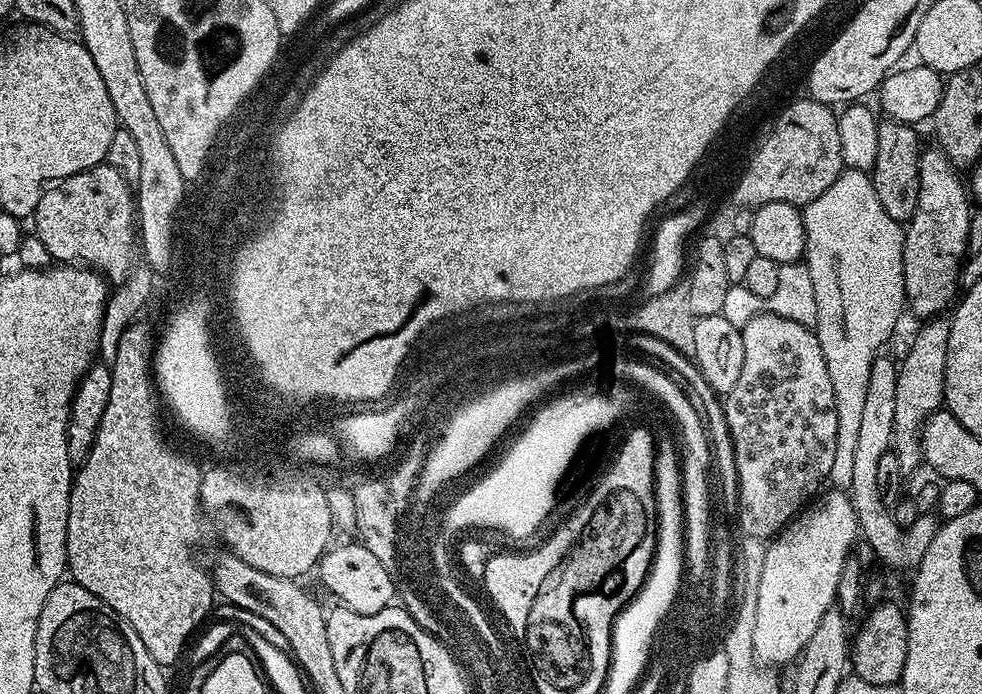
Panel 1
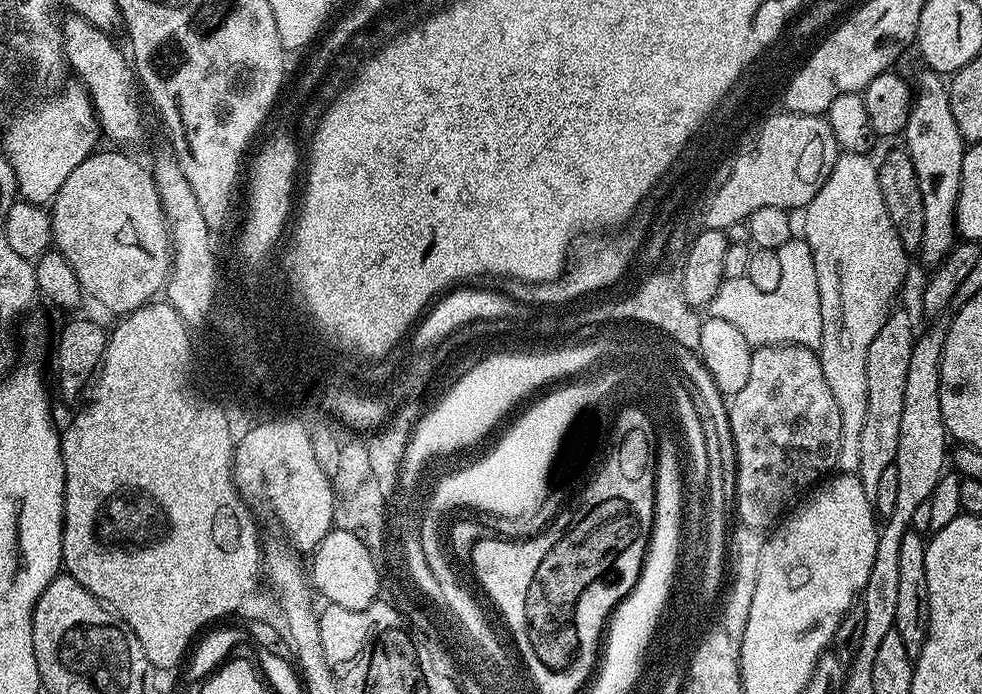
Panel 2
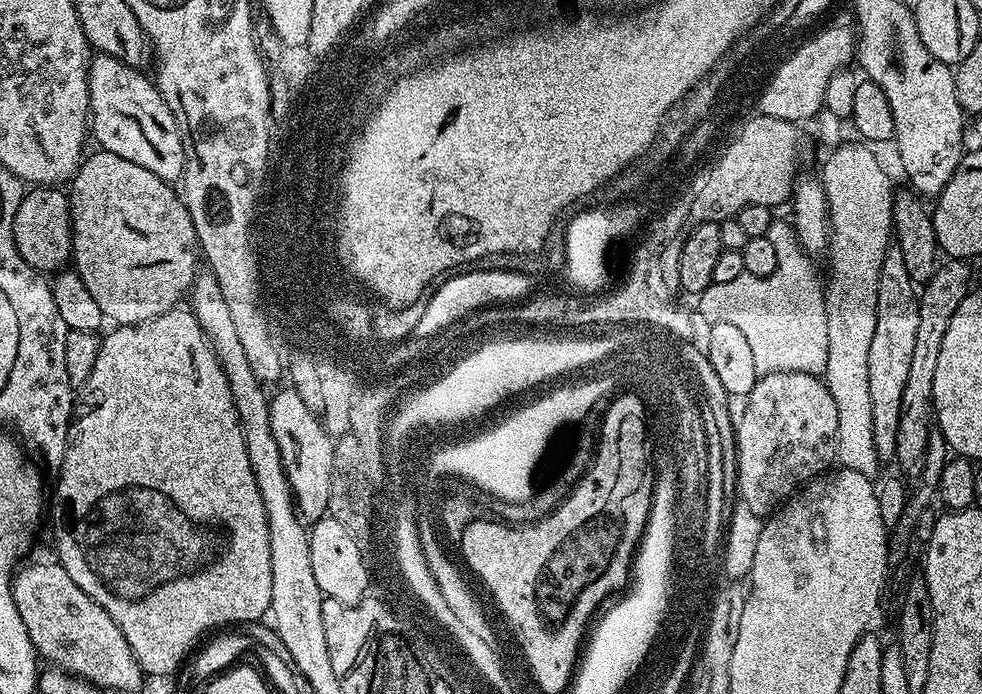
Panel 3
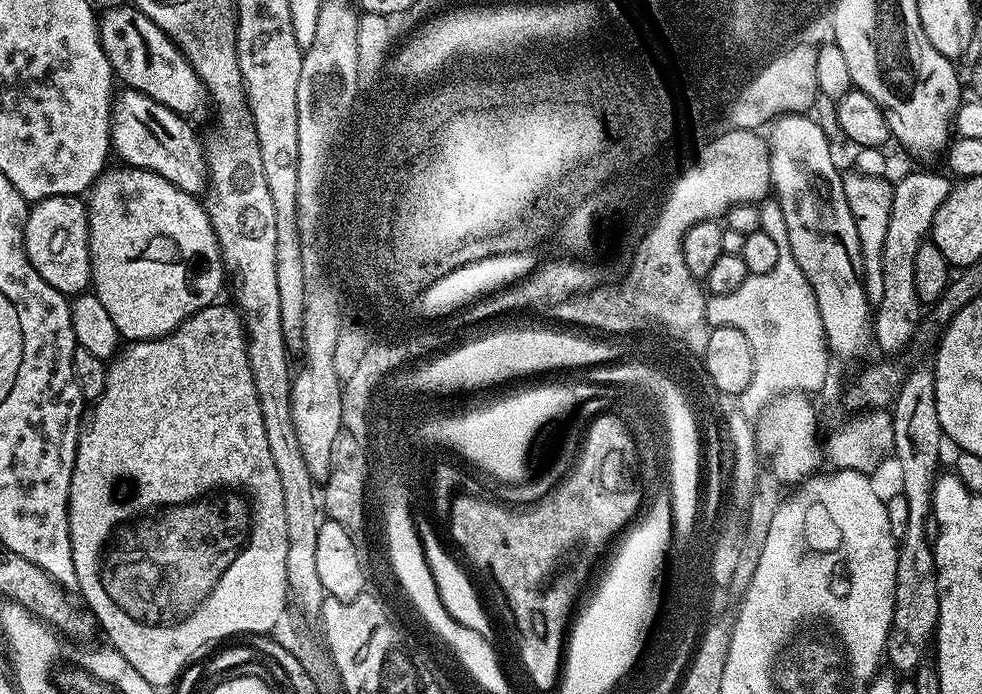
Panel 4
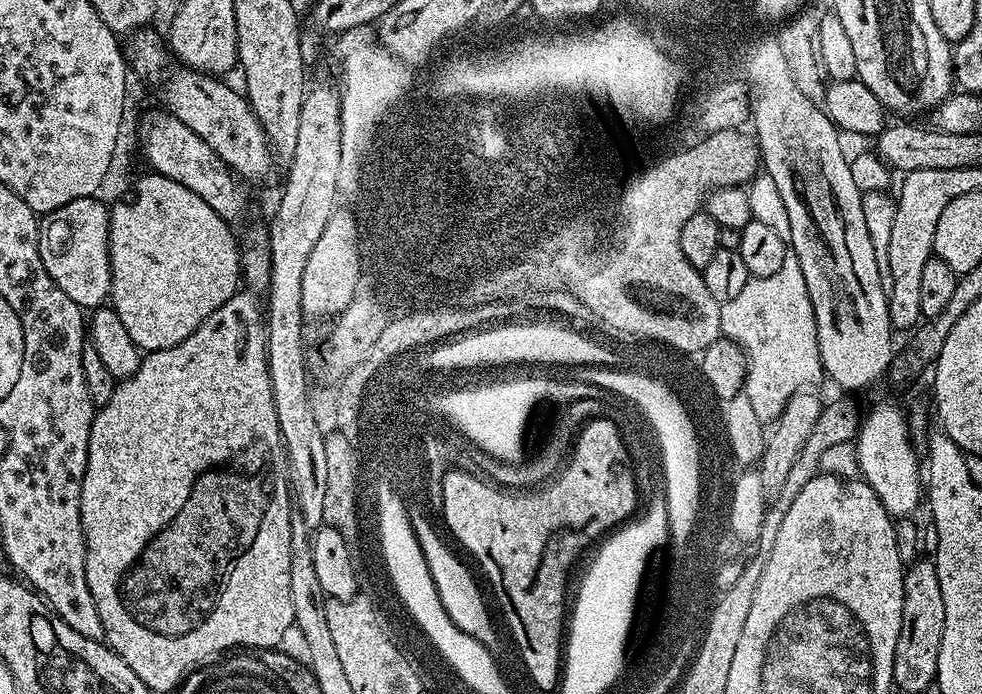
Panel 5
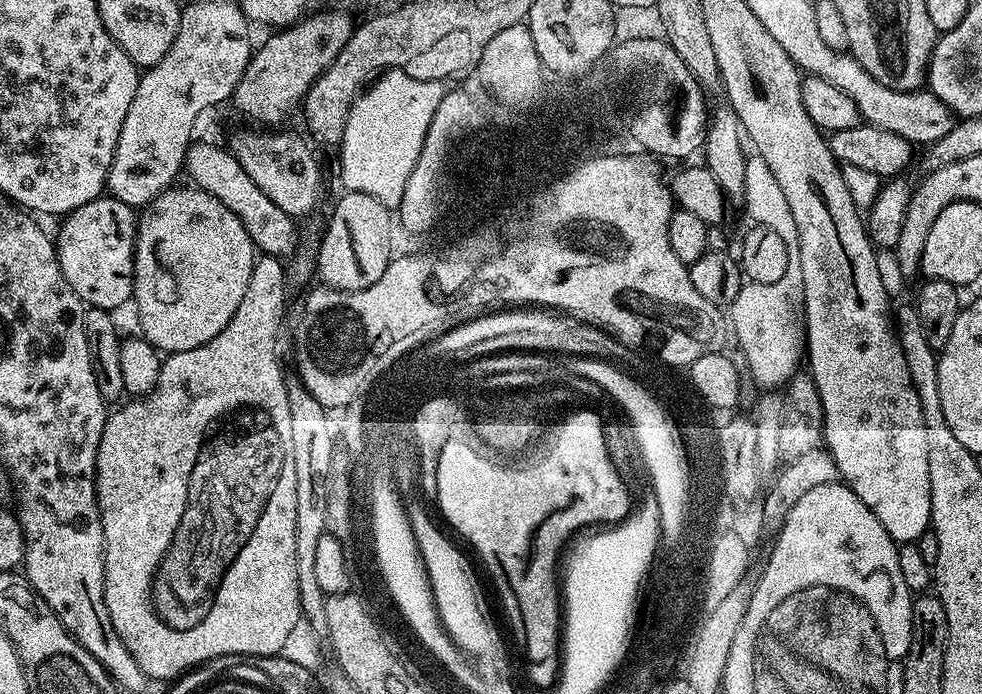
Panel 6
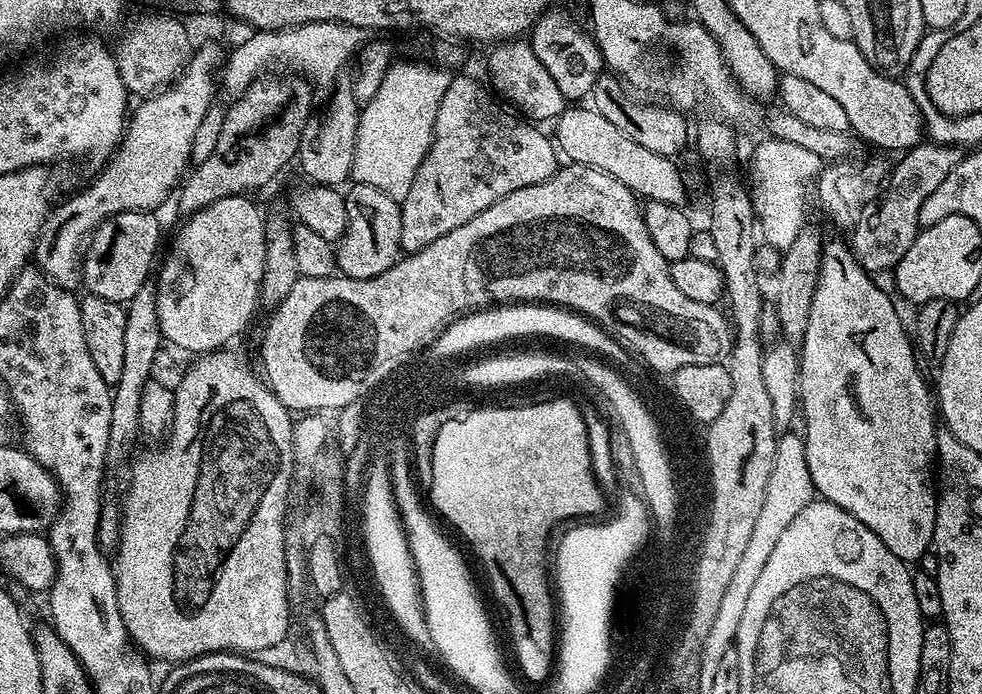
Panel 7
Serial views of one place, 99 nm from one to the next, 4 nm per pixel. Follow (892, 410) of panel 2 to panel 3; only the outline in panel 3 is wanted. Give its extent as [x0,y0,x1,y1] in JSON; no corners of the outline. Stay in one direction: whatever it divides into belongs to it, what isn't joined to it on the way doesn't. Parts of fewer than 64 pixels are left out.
[870,247,920,461]

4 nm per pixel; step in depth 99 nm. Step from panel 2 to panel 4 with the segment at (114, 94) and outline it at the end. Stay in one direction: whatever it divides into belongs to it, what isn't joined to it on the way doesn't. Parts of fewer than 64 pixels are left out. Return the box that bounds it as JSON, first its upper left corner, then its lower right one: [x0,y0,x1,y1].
[111,87,206,194]

